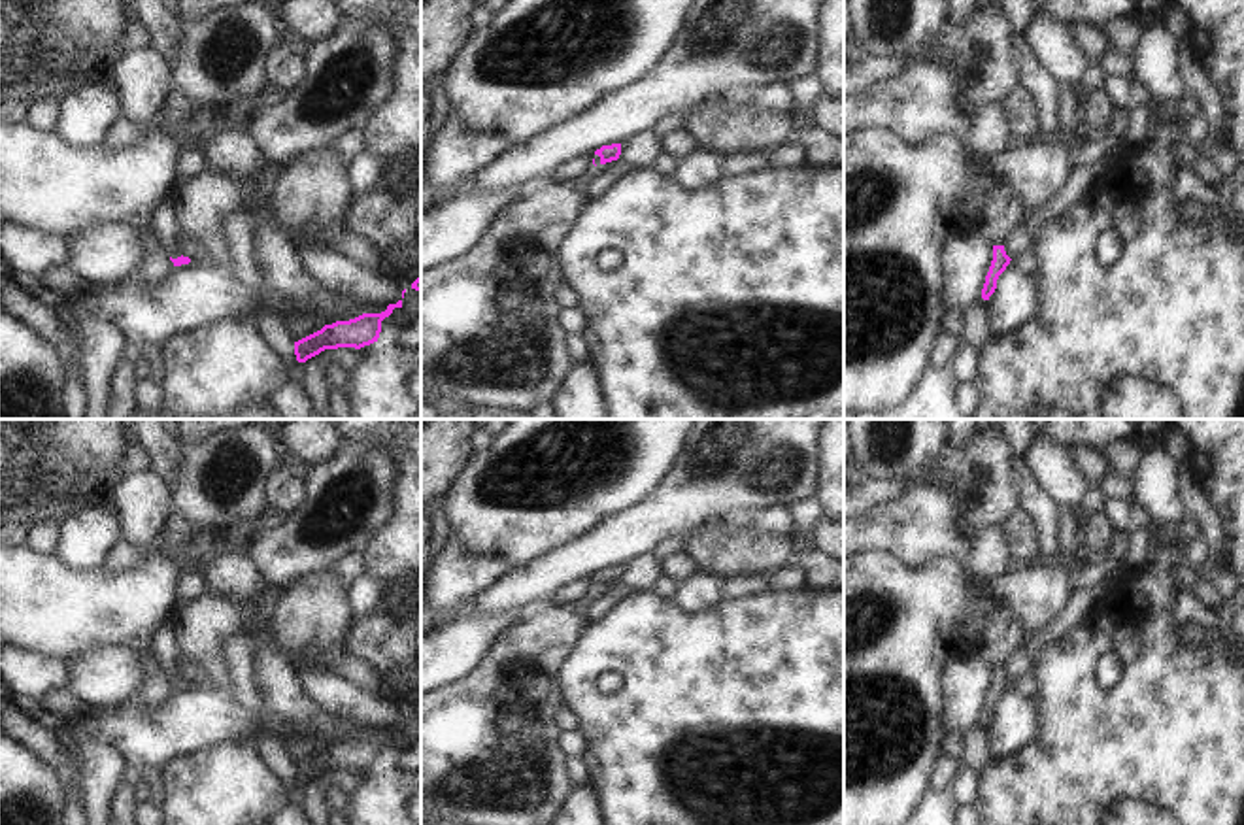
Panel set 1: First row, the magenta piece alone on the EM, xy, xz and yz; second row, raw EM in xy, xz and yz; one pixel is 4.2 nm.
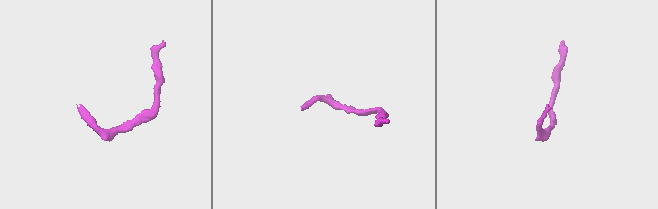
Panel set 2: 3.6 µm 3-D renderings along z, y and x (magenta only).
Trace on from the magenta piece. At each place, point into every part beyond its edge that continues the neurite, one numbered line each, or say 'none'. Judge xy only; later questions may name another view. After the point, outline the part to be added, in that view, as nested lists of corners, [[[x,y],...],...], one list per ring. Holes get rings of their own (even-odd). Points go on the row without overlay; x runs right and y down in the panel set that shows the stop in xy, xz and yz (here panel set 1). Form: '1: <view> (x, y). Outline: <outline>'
1: xy (163, 650). Outline: [[[162,623],[157,627],[149,653],[168,680],[181,680],[181,672],[177,668],[179,653],[176,649],[176,634],[172,623]]]

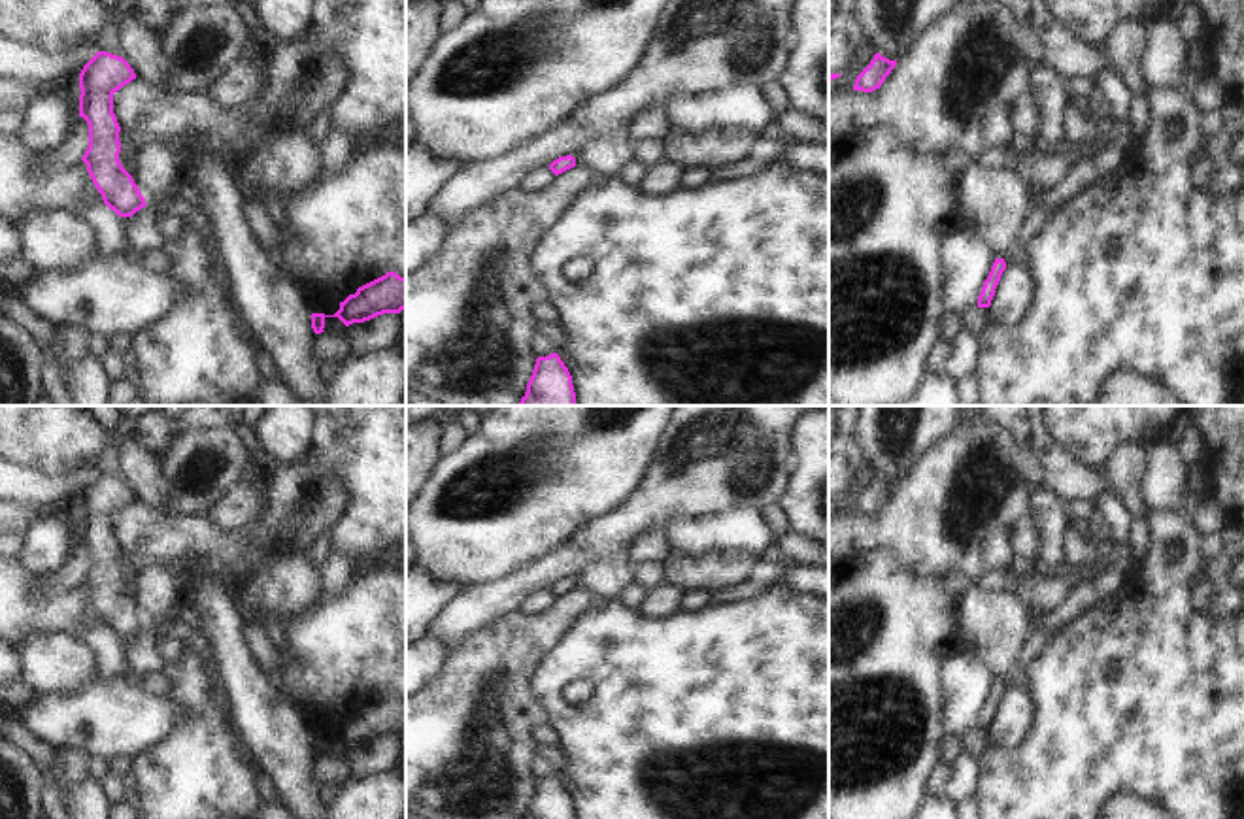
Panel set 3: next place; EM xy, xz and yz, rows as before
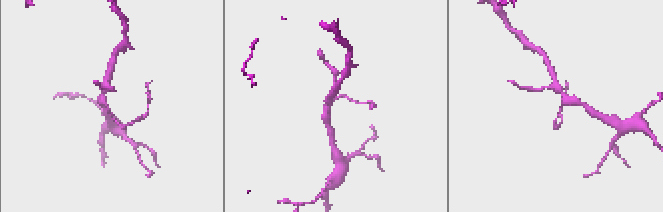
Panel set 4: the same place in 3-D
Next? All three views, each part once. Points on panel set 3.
none

